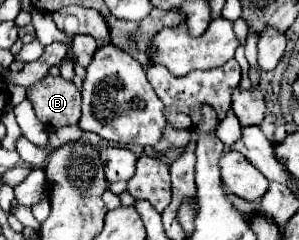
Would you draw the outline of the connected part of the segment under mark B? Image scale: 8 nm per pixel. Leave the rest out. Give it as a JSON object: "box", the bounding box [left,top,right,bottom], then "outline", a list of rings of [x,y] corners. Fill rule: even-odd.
{"box":[27,75,81,129],"outline":[[[47,75],[37,85],[29,85],[27,99],[33,105],[37,119],[47,129],[73,125],[81,119],[81,93],[73,81],[67,81],[61,75]]]}

